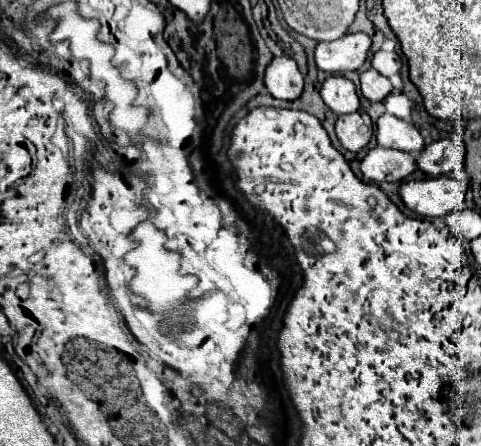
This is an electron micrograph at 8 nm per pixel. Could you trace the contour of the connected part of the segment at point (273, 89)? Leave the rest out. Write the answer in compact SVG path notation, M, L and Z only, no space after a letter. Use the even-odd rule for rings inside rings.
M273 57L265 67L263 83L275 99L293 101L303 91L303 75L291 57Z

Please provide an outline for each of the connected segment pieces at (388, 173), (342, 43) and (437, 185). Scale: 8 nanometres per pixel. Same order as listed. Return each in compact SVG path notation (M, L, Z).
M375 147L367 151L367 155L361 159L359 169L369 181L401 183L409 173L415 171L415 157L405 151Z
M347 33L329 43L315 45L315 63L327 73L343 73L359 69L371 47L371 37L367 33Z
M451 177L403 181L399 185L399 197L411 211L423 217L443 217L461 207L465 187Z

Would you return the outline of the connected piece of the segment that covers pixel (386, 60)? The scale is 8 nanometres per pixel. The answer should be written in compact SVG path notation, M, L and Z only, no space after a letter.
M377 51L377 53L373 53L373 57L369 61L371 61L371 67L385 77L399 73L399 69L401 69L401 59L397 53Z

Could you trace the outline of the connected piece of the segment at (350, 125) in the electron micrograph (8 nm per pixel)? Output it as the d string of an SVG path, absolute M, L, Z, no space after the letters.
M355 111L349 115L337 117L335 133L347 151L357 153L369 143L371 135L373 135L373 125L371 125L371 119L365 111Z

